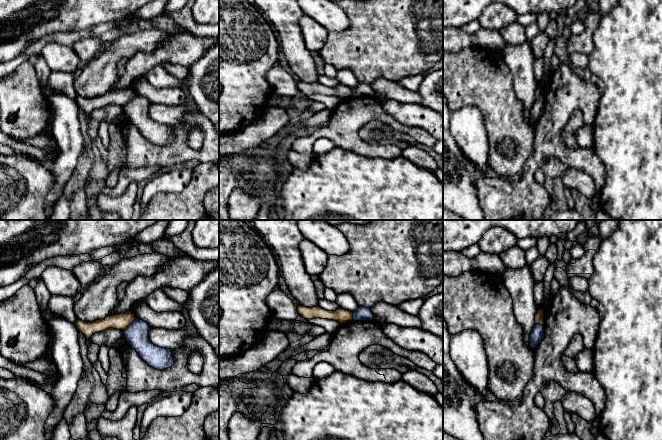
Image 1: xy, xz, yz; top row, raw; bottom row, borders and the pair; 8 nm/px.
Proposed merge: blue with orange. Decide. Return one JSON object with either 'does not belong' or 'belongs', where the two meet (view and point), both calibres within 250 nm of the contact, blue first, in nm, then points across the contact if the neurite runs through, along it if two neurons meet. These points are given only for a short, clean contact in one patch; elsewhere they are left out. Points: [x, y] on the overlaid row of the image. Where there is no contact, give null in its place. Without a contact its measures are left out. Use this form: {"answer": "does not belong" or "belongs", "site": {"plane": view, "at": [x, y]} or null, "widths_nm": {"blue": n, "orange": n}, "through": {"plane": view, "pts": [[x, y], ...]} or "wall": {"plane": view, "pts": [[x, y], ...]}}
{"answer": "does not belong", "site": {"plane": "xy", "at": [129, 325]}, "widths_nm": {"blue": 190, "orange": 130}, "wall": {"plane": "xy", "pts": [[136, 318], [123, 331]]}}

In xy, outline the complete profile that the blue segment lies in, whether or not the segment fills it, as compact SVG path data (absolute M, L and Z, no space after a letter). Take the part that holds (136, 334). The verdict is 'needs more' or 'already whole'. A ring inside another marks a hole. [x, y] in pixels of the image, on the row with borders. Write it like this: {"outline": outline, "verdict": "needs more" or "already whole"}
{"outline": "M136 318L124 331L127 343L151 367L164 370L172 367L174 358L171 349L161 348L149 340L150 326Z", "verdict": "already whole"}

